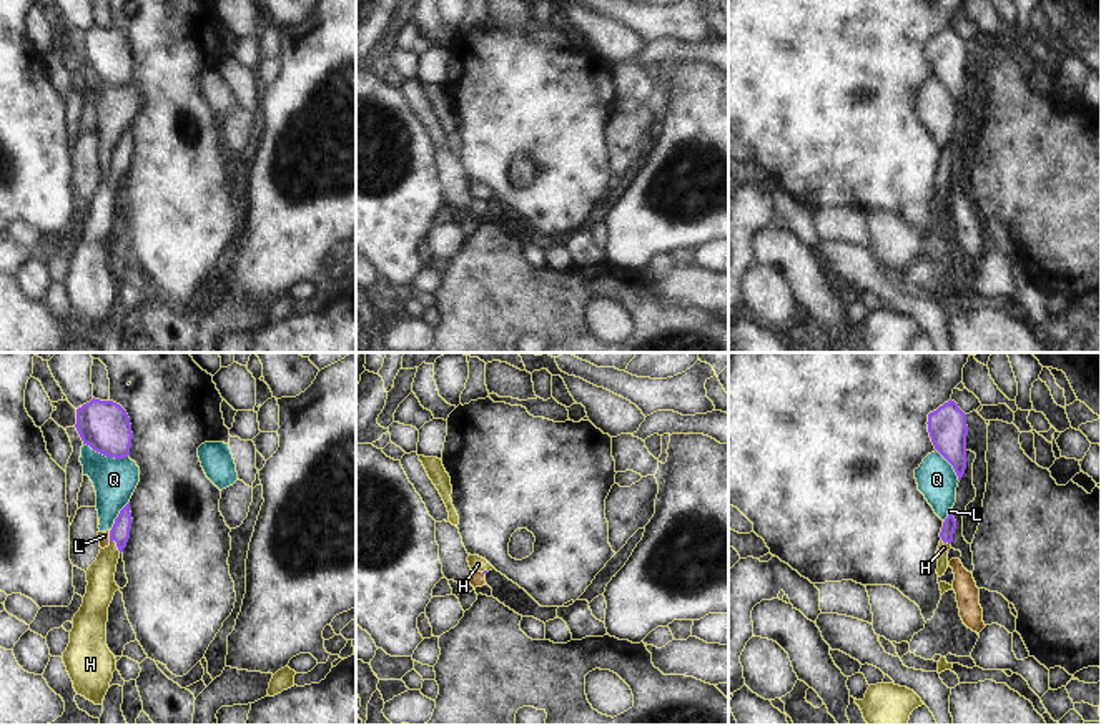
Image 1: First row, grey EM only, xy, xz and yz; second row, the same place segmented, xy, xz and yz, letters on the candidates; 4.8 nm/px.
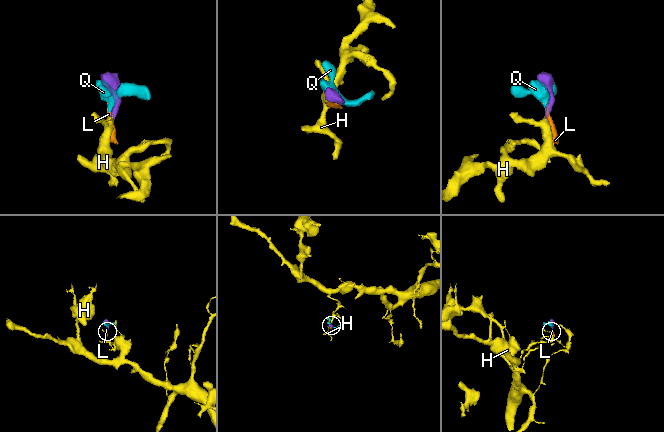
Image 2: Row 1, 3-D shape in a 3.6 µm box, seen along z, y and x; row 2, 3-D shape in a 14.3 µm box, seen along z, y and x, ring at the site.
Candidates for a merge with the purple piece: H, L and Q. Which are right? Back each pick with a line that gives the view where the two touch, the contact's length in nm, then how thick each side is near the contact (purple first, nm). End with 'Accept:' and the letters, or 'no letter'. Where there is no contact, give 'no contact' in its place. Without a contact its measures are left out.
H: xy | 80 nm | 100/140 nm
Accept: H

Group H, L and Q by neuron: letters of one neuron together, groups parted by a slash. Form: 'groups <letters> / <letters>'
groups H / L Q

